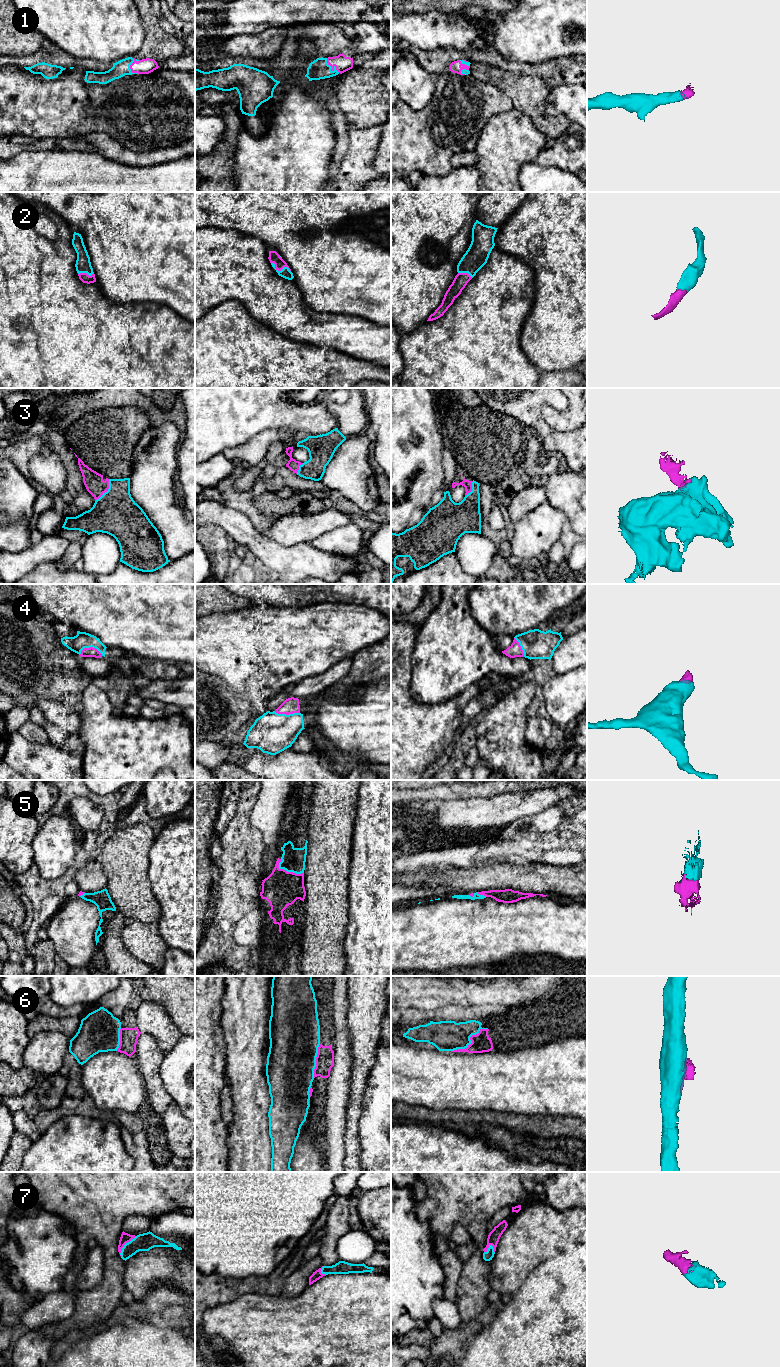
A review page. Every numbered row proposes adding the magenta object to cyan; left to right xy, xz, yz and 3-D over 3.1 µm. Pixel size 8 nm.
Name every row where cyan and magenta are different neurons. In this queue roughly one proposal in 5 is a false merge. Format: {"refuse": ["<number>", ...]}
{"refuse": ["6"]}

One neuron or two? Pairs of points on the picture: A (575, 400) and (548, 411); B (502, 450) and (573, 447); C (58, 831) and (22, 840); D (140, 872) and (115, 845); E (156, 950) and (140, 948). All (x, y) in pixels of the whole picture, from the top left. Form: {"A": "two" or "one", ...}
{"A": "one", "B": "two", "C": "two", "D": "one", "E": "one"}

